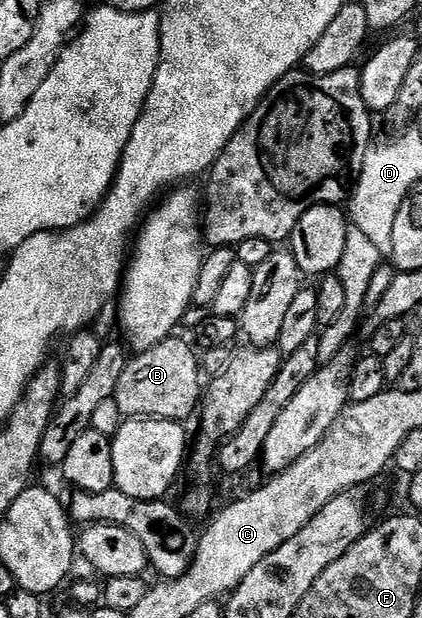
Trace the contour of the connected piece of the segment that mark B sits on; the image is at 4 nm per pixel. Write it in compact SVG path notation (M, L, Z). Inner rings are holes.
M177 337L164 338L155 348L140 351L130 357L127 368L123 368L123 377L119 379L119 388L113 398L126 419L163 418L167 422L184 423L185 418L198 413L203 397L199 354Z

